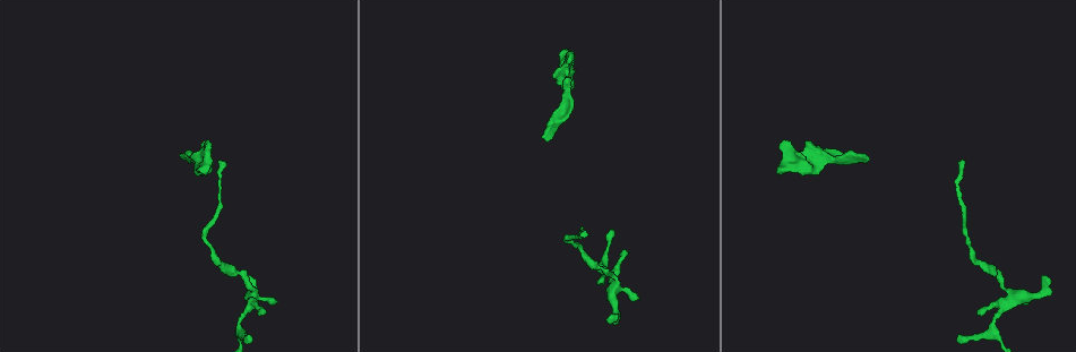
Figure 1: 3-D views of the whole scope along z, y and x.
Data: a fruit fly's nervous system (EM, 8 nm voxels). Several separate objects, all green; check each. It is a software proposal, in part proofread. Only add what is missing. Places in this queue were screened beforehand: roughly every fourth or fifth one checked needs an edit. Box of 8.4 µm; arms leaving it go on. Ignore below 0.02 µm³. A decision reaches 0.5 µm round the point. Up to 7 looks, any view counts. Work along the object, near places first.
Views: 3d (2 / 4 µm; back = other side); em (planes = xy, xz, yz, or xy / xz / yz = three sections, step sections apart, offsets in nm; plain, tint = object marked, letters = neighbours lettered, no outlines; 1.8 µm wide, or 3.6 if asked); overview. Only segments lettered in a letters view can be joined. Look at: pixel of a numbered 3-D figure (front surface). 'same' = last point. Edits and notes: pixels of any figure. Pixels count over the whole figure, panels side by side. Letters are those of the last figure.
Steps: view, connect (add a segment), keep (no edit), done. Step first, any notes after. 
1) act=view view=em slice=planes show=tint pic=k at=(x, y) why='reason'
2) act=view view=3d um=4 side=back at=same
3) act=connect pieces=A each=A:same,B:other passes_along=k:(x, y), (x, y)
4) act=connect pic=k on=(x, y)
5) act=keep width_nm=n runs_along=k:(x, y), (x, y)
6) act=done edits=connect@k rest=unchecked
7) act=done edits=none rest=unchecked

act=view view=em um=3.6 slice=planes show=letters pic=1 at=(550, 139) why='branch stops here'

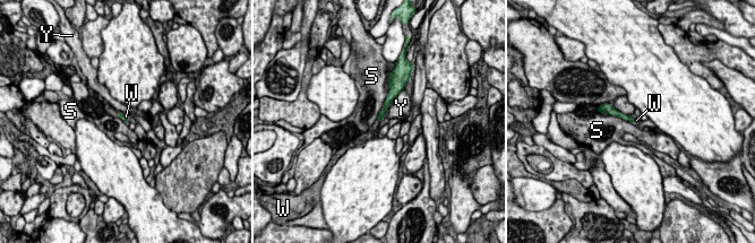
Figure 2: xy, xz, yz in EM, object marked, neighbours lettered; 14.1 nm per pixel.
act=connect pieces=W each=S:other,W:same,Y:other passes_along=2:(380, 116), (378, 120), (369, 135) found='it goes on there'

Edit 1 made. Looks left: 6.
act=view view=overview why='redraw'

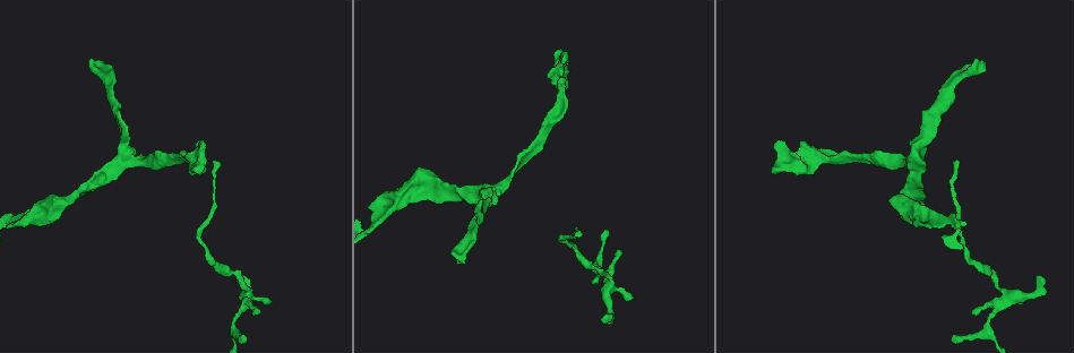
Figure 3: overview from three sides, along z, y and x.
act=view view=em slice=planes show=letters pic=3 at=(196, 172) why='branch stops here'

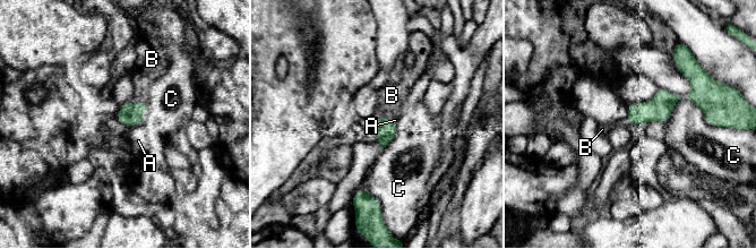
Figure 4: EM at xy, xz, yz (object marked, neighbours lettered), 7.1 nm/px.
act=connect pieces=B each=A:other,B:same,C:other found='it goes on there'

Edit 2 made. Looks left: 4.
act=view view=overview

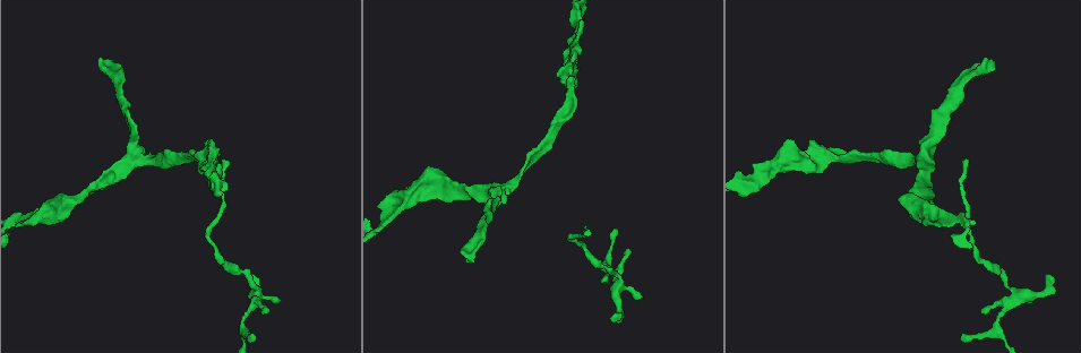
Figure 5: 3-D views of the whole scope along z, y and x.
act=view view=3d um=4 side=back pic=5 at=(923, 162) why='calibre changes'

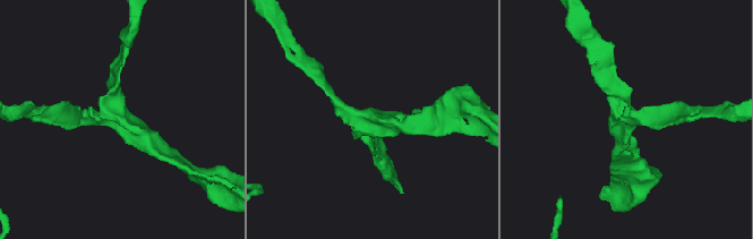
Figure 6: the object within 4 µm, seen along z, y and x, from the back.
act=view view=em slice=planes show=letters pic=6 at=(374, 117) arms=3 why='shape alone is not enough'

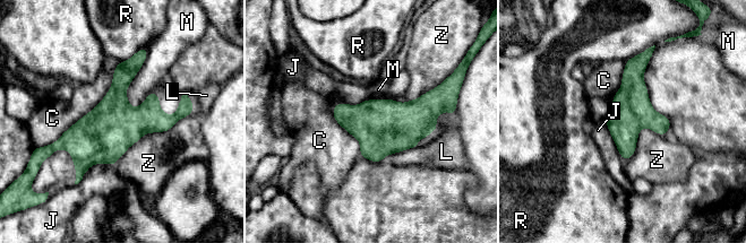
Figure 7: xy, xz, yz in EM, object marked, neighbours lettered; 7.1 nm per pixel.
act=keep each=C:other,J:other,L:other,M:other,R:other,Z:other border=7:(147, 46), (127, 87), (133, 107) found='no lettered segment goes on from it'

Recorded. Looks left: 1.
act=done edits=connect@2,connect@4 rest=unchecked

